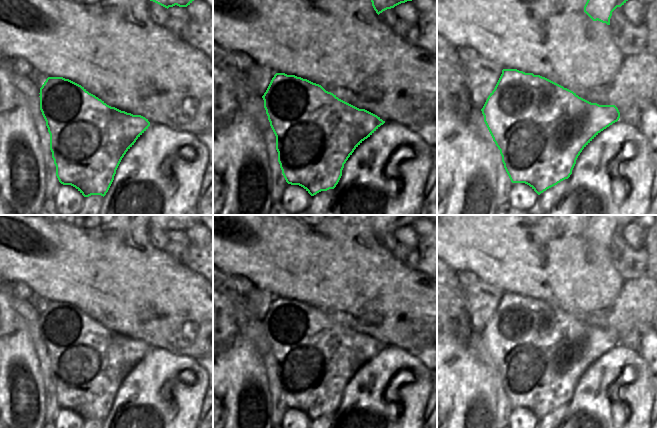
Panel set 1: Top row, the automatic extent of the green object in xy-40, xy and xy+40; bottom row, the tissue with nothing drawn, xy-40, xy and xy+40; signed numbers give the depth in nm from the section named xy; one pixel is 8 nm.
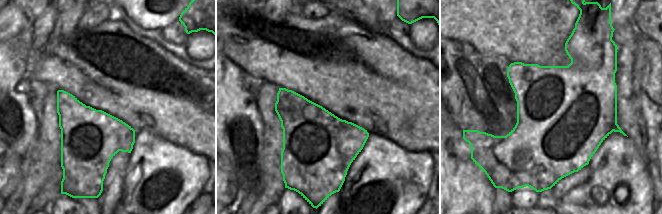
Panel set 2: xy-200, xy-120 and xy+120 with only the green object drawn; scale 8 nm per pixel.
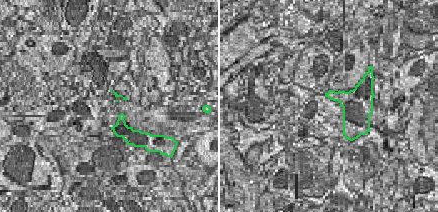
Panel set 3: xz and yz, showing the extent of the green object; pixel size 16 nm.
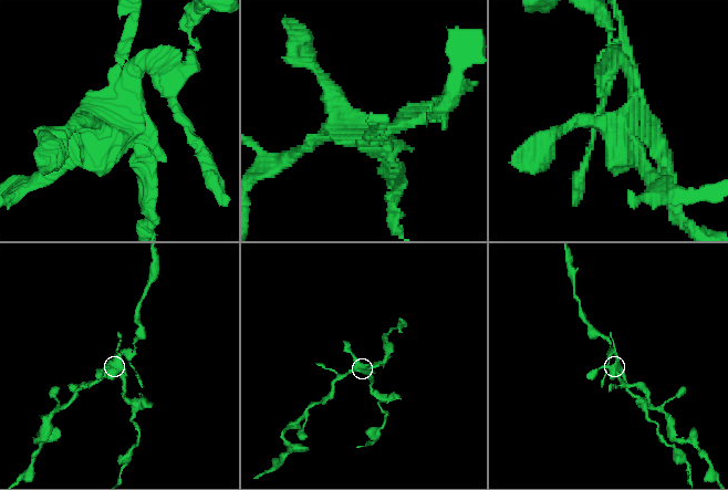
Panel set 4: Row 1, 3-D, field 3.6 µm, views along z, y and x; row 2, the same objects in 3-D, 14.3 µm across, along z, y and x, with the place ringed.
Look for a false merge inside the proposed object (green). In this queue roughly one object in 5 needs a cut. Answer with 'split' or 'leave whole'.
split

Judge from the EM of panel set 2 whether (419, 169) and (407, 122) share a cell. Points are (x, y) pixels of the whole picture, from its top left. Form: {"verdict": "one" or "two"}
{"verdict": "two"}

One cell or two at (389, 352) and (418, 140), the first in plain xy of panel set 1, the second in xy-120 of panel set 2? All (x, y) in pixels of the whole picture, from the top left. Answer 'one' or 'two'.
two

